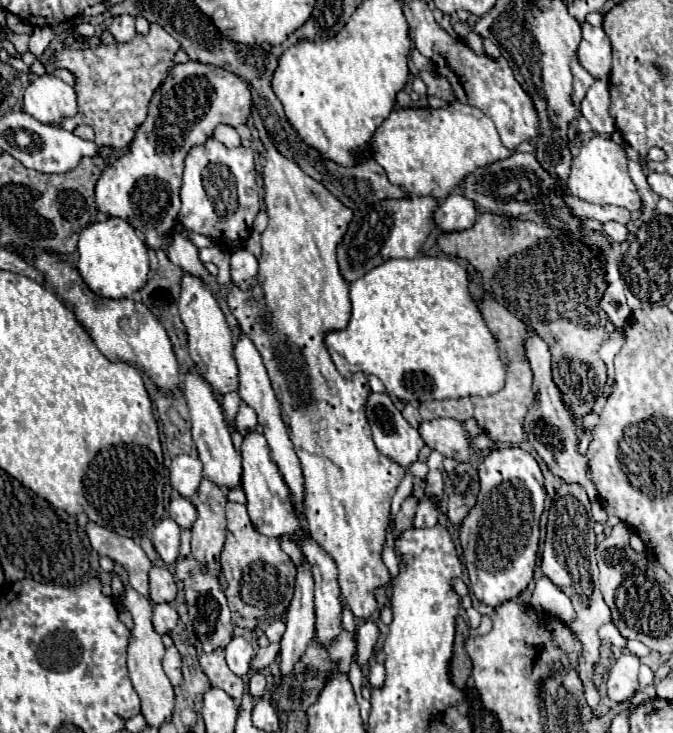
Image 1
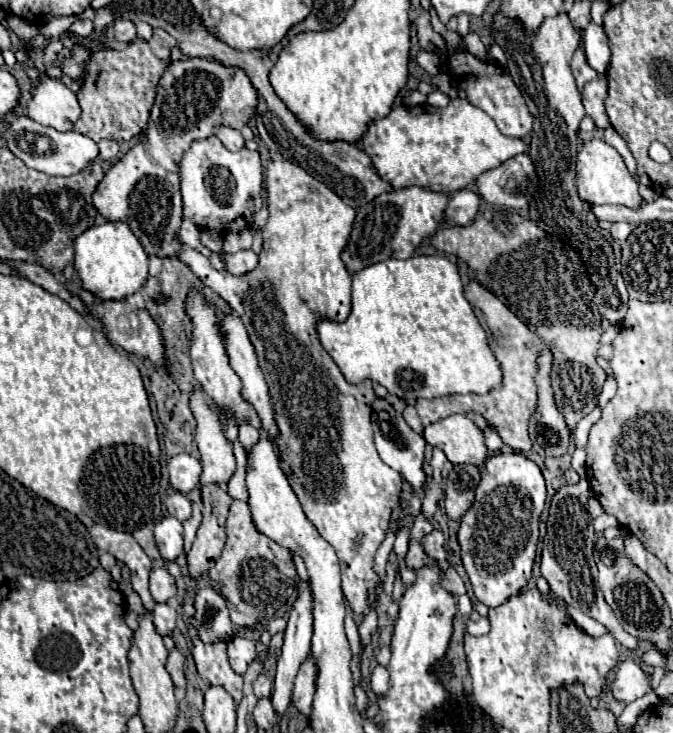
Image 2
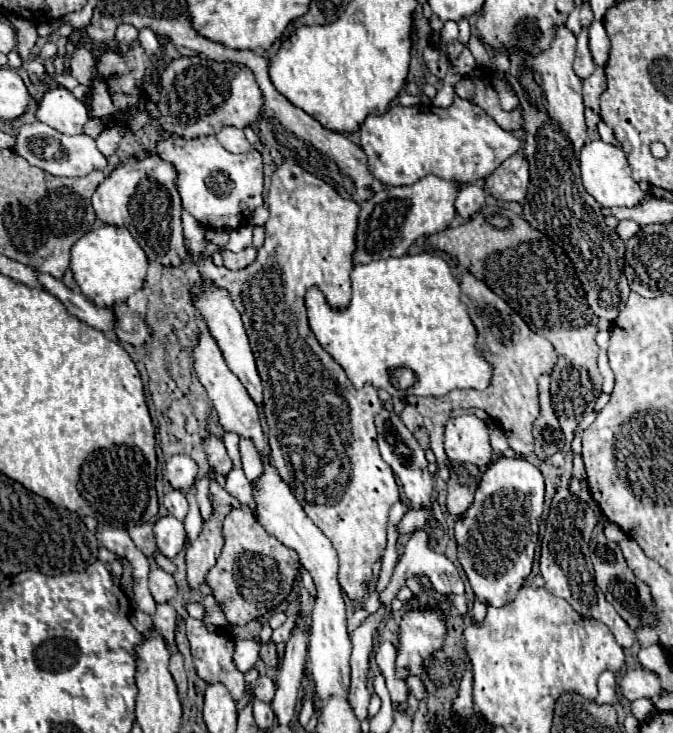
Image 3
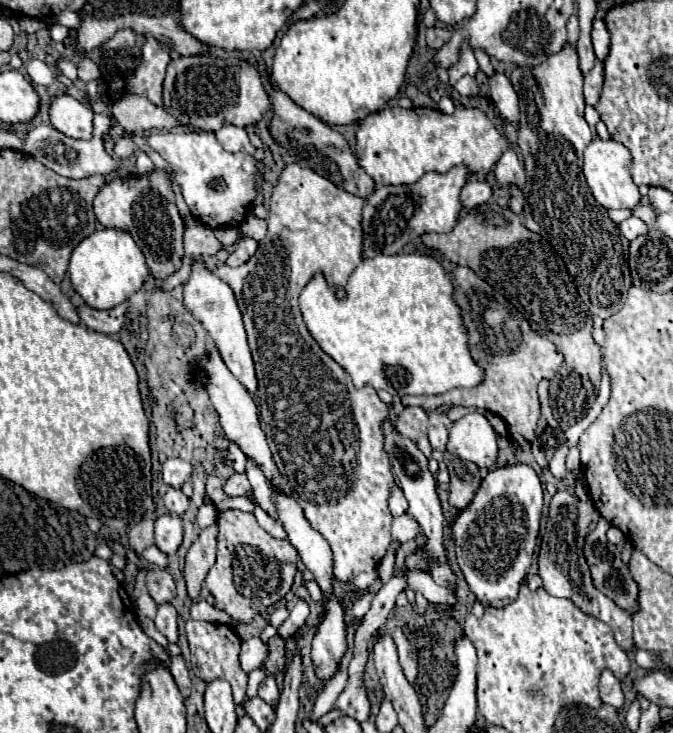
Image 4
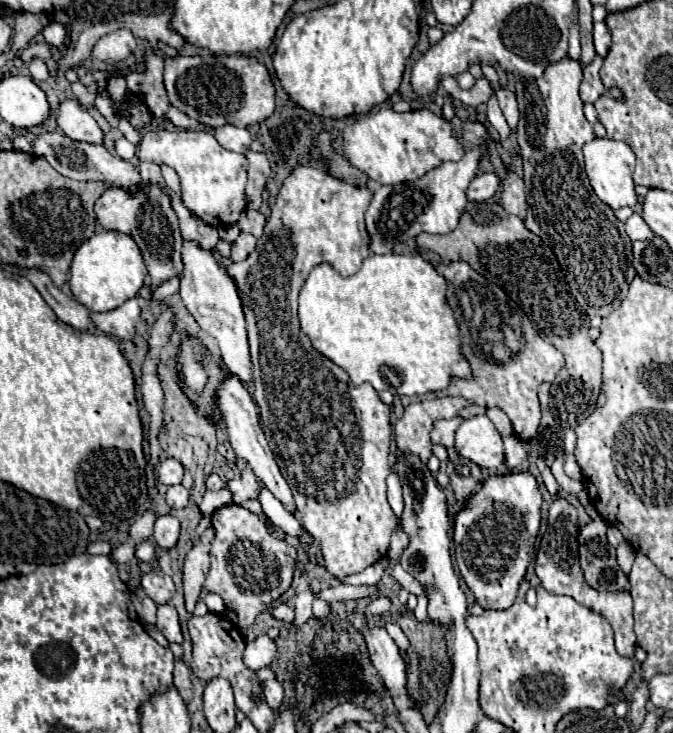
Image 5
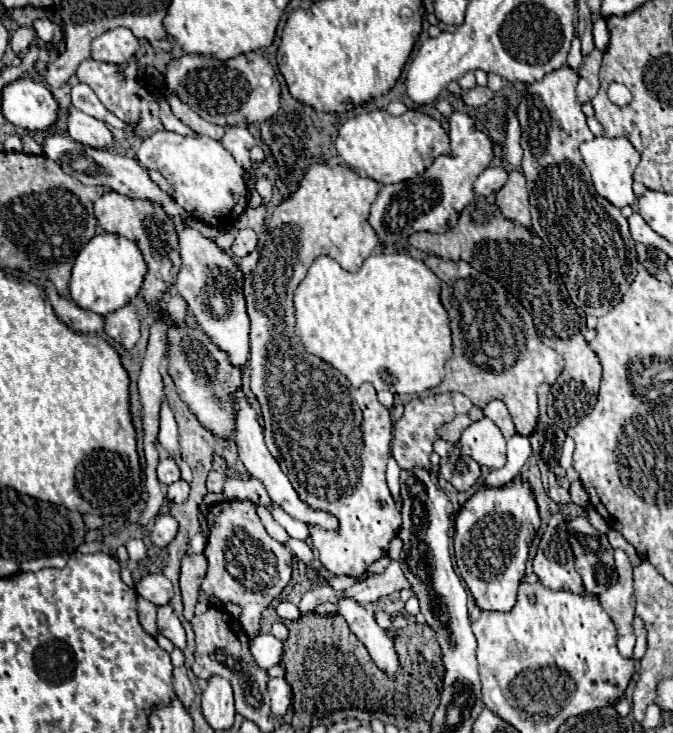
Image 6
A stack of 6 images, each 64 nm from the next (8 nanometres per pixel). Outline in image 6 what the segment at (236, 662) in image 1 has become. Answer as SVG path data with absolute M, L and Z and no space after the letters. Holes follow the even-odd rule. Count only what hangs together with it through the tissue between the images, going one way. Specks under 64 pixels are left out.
M260 634L250 642L250 650L258 662L260 668L268 670L272 666L278 666L284 654L284 644L272 634Z

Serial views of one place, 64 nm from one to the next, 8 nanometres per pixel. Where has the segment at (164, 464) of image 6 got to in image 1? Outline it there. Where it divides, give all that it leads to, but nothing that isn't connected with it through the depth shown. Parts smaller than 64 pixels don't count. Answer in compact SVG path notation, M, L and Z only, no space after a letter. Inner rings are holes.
M182 454L172 460L170 482L172 488L176 488L182 496L190 498L192 494L196 494L200 480L202 480L202 462L198 458Z

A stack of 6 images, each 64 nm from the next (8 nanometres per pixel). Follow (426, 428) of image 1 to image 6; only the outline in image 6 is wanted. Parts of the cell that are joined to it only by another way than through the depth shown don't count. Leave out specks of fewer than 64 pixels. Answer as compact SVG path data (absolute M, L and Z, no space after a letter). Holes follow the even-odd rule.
M488 418L474 422L462 432L460 450L490 470L502 468L506 464L506 438Z

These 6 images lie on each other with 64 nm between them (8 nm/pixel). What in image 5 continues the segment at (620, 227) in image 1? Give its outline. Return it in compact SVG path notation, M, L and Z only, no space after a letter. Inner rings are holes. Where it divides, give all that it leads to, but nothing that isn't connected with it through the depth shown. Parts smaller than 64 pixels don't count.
M634 212L628 220L626 220L626 232L628 232L628 236L632 238L632 240L652 240L652 230L648 228L648 224L644 222L644 218L638 214L638 212Z

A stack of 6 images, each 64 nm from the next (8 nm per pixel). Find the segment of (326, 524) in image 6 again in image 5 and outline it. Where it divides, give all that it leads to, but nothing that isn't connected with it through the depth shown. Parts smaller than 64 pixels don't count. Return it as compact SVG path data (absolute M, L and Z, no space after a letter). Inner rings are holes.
M228 376L228 380L222 382L222 386L218 390L218 408L222 412L224 426L228 428L230 442L232 442L232 448L234 448L236 456L242 458L248 464L248 468L262 480L262 484L274 494L274 498L278 498L284 504L284 508L288 512L298 514L292 490L290 490L288 482L284 480L284 476L280 474L280 468L278 468L278 464L274 460L274 454L270 452L266 436L264 436L264 432L260 428L260 410L258 410L256 402L252 400L252 396L248 394L248 390L242 386L242 382L236 376Z

